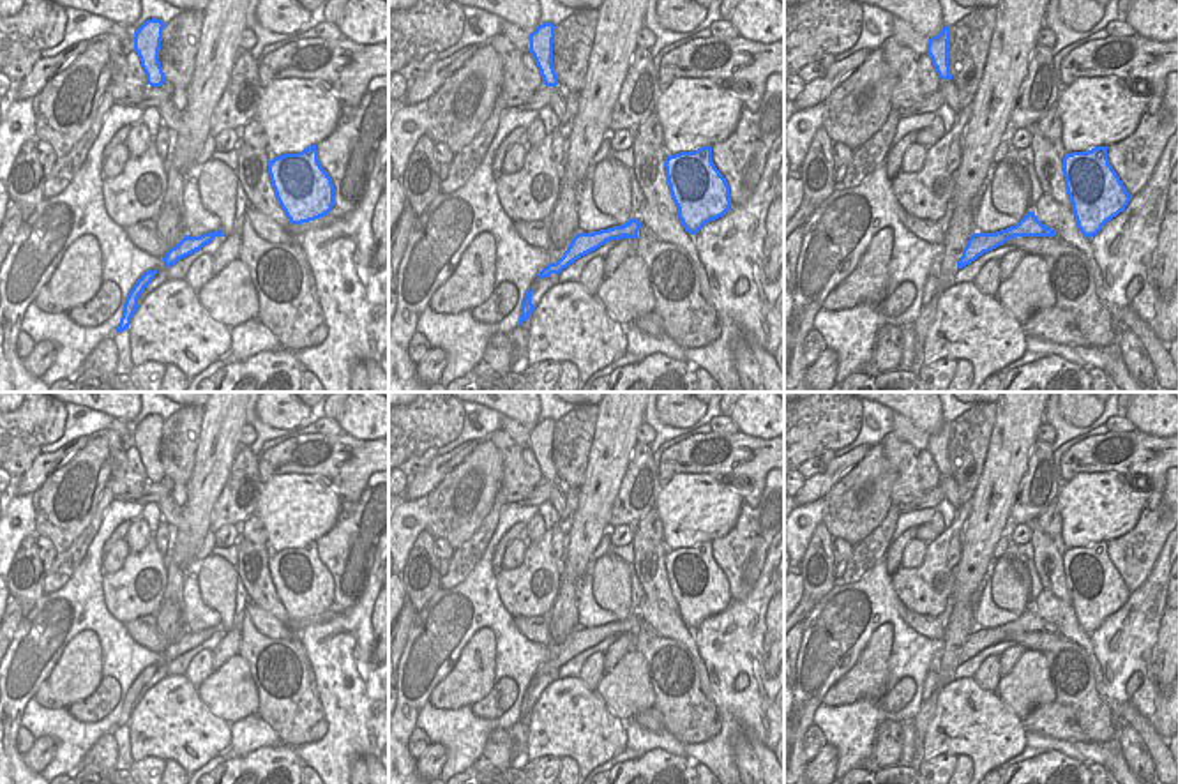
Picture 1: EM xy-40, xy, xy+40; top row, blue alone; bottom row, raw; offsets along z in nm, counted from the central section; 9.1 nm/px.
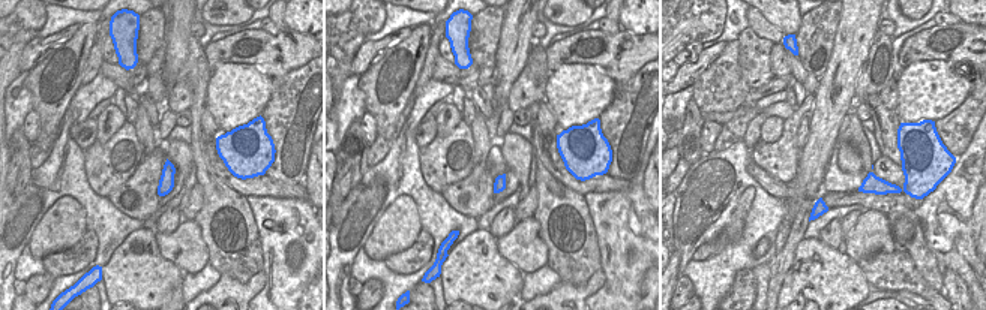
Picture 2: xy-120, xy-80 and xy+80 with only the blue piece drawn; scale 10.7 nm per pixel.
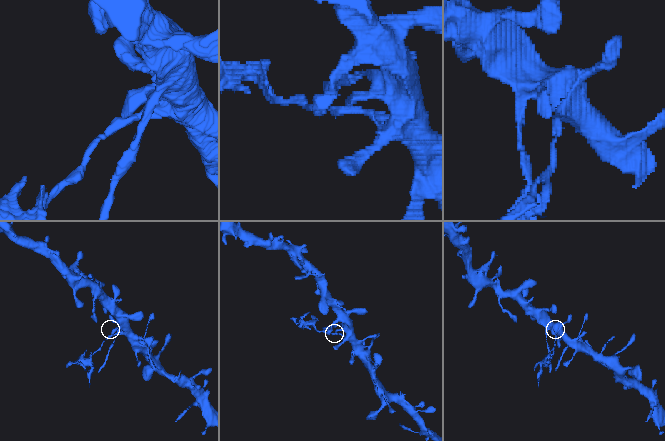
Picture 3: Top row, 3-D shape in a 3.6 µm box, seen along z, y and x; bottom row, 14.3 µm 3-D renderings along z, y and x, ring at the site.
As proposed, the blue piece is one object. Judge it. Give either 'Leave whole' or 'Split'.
Split

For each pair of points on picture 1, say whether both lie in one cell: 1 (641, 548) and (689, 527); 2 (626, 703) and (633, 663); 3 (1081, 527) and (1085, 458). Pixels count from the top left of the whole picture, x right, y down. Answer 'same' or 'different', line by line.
1: different
2: same
3: different

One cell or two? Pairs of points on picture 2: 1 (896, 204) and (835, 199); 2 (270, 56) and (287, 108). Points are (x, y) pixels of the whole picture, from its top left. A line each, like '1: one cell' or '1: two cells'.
1: one cell
2: two cells

